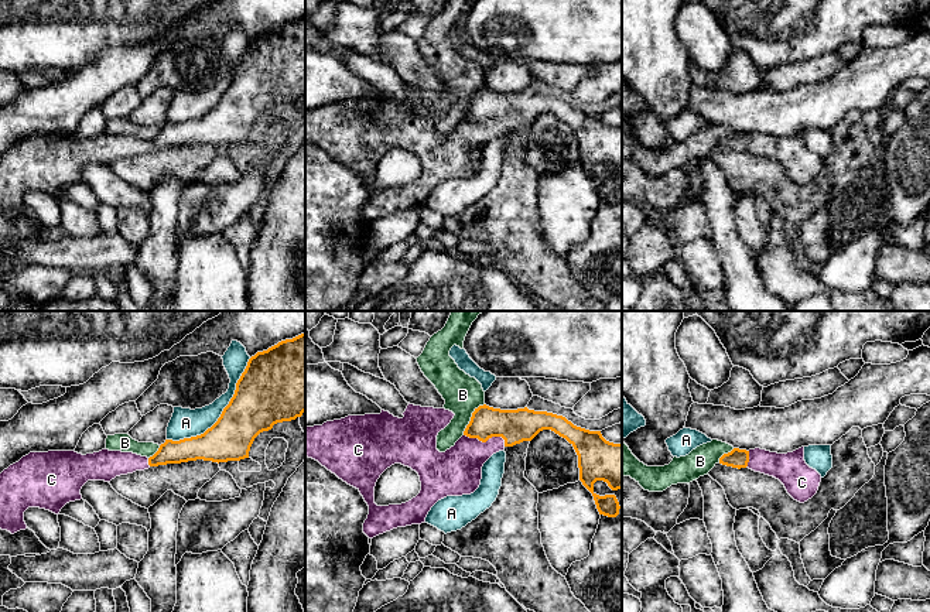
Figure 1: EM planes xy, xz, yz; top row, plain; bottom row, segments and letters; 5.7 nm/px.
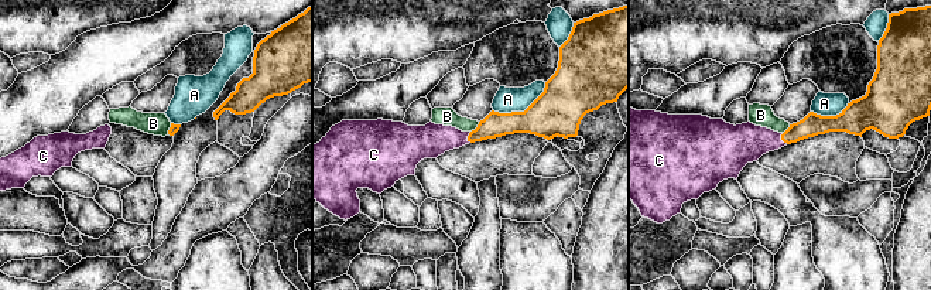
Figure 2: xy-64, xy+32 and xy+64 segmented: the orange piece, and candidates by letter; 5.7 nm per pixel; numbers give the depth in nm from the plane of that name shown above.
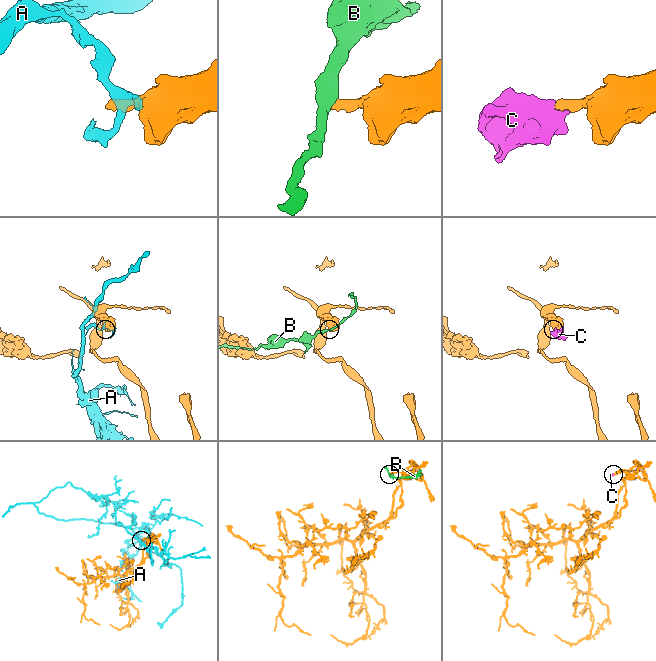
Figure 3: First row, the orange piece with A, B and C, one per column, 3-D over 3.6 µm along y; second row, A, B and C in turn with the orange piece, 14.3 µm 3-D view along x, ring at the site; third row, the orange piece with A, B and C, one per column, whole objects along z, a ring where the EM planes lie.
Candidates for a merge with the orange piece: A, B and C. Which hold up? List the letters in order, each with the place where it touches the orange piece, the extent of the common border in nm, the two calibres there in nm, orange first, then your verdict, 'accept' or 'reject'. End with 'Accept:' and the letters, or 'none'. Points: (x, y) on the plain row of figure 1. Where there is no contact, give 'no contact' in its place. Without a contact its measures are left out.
A: contact xy (221, 98); length 650 nm; calibres 320 and 170 nm; reject
B: contact xz (471, 102); length 220 nm; calibres 190 and 220 nm; reject
C: contact xz (486, 123); length 240 nm; calibres 190 and 280 nm; accept
Accept: C

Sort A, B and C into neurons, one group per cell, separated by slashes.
A / B / C

